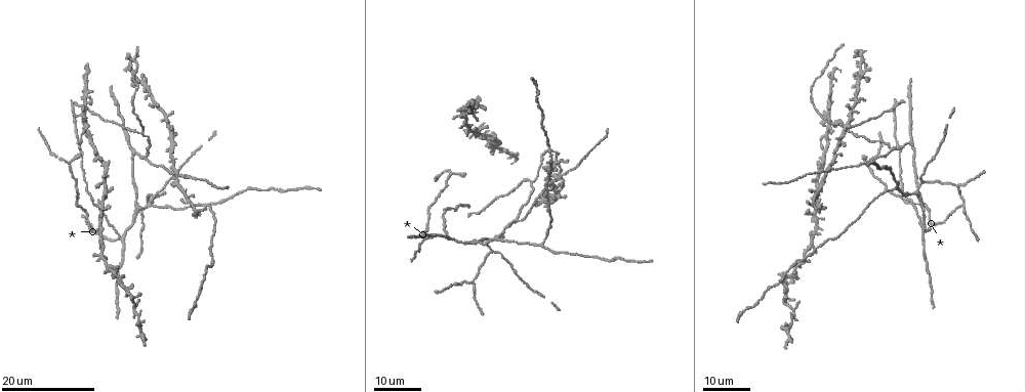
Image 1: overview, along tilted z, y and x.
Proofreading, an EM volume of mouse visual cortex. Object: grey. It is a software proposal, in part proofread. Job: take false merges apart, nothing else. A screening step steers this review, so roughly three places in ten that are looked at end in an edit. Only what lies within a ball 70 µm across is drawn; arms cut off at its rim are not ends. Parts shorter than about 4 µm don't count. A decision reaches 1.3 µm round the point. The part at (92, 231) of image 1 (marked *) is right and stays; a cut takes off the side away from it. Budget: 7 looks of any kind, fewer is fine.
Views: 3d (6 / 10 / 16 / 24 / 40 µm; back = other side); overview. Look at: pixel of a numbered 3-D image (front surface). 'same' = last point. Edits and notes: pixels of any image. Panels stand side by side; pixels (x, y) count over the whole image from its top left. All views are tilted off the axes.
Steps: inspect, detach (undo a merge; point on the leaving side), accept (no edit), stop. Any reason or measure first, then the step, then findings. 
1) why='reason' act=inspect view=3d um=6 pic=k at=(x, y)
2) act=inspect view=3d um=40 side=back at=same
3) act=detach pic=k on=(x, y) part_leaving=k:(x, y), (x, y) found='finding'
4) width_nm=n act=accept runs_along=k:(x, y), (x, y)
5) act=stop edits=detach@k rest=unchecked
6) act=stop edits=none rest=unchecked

act=inspect view=3d um=16 pic=1 at=(173, 133)

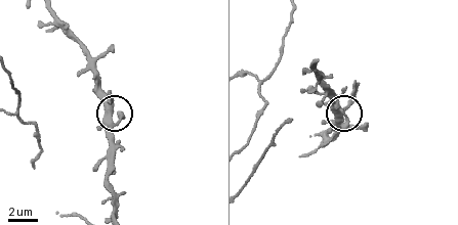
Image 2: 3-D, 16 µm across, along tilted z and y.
act=inspect view=3d um=6 pic=2 at=(111, 110)

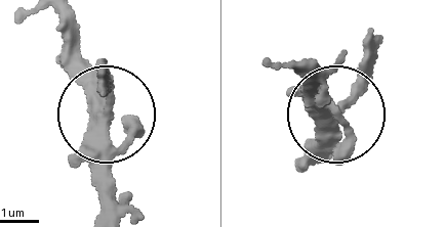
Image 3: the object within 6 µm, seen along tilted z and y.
arms=4 act=accept found='continuous, no second cell'

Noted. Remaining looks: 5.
act=inspect view=3d um=16 pic=1 at=(146, 156)

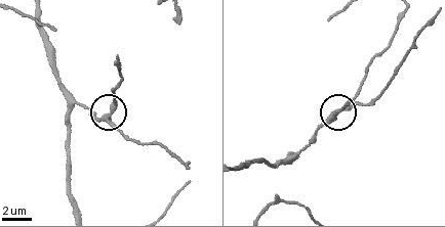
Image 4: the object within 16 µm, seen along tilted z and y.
why='closer look' act=inspect view=3d um=10 pic=4 at=(108, 120)

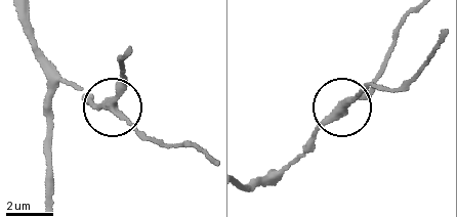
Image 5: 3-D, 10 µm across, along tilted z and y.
why='closer look' act=inspect view=3d um=6 pic=5 at=(114, 106)

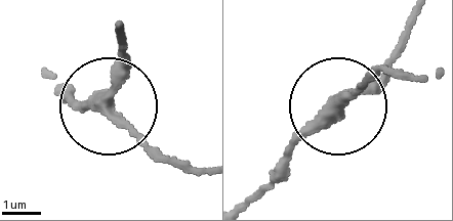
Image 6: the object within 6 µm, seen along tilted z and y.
width_nm=270 act=accept runs_along=6:(249, 203), (302, 140), (399, 56) found='all the same cell'

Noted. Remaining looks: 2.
why='three arms meet' act=inspect view=3d um=16 pic=1 at=(121, 242)

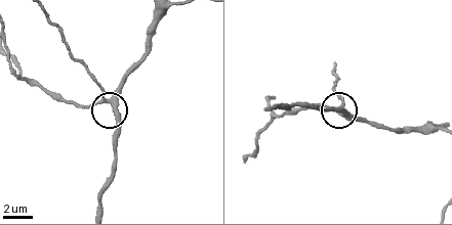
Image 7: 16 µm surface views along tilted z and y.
act=inspect view=3d um=6 pic=7 at=(113, 105)

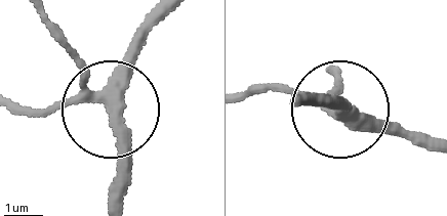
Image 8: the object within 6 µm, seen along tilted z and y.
width_nm=290 act=accept runs_along=8:(18, 101), (105, 113), (116, 207) found='continuous, no second cell'

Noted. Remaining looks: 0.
act=stop edits=none rest=unchecked

